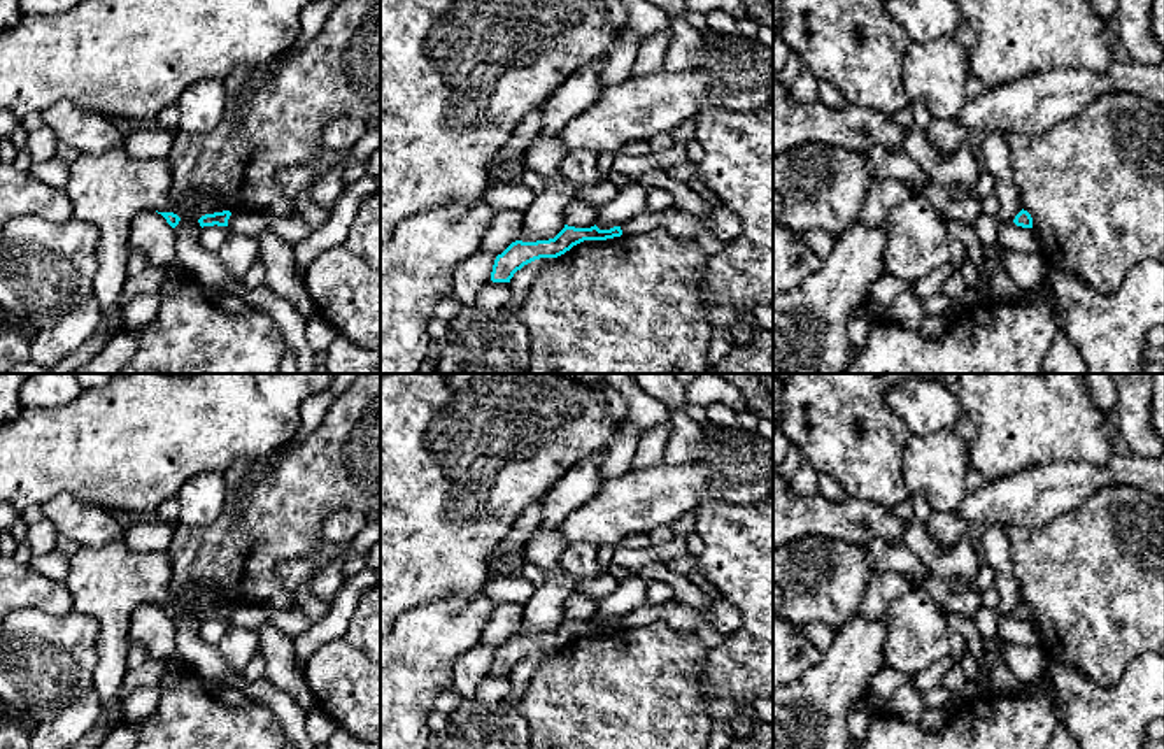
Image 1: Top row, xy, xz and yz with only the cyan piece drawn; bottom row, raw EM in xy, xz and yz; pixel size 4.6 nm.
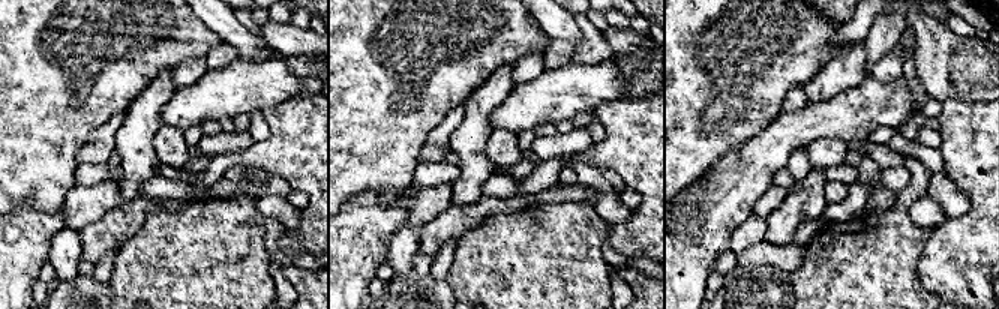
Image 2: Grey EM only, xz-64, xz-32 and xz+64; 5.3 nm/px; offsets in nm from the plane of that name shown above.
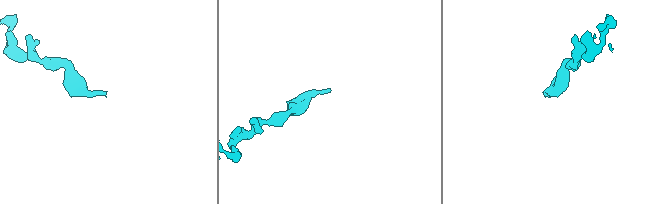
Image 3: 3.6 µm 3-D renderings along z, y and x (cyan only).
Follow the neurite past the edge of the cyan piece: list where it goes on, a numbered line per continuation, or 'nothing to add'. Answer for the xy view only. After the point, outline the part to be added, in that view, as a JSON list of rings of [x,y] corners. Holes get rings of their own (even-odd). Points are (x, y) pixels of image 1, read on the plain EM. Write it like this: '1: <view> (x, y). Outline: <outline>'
1: xy (291, 621). Outline: [[[231,605],[228,621],[235,630],[258,631],[263,623],[270,623],[291,640],[305,633],[312,621],[298,609],[272,609],[265,605]]]

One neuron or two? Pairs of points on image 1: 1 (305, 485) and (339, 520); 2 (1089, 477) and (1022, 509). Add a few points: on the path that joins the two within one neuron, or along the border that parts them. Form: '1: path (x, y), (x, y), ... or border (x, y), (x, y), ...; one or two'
1: border (361, 513), (335, 509), (325, 520), (321, 537); two
2: path (1073, 483), (1038, 495); one

